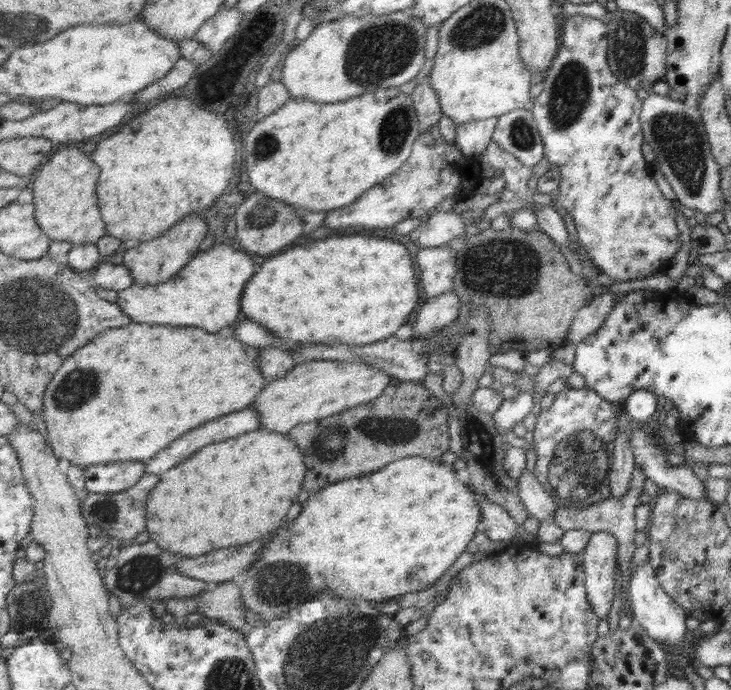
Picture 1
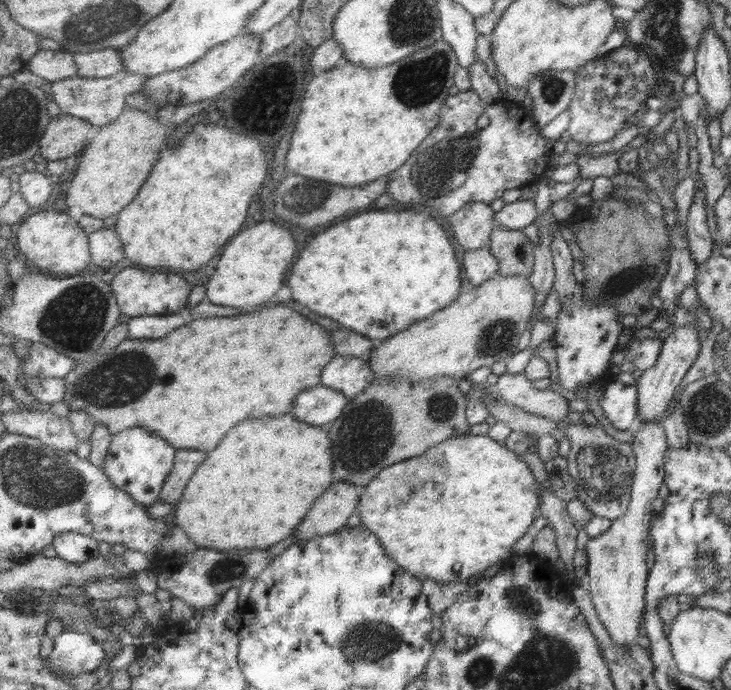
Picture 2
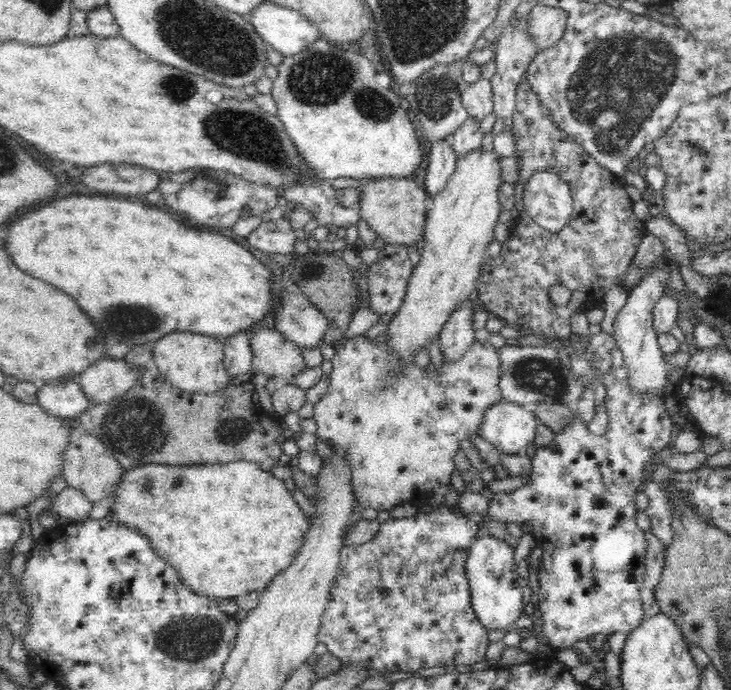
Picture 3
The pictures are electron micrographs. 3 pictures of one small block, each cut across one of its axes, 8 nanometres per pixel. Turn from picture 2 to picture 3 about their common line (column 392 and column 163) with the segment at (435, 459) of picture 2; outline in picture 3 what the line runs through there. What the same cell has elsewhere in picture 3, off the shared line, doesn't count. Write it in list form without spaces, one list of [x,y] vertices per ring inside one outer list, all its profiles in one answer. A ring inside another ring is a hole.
[[[239,461],[226,465],[206,465],[198,466],[172,466],[164,464],[148,464],[148,466],[140,466],[140,468],[132,468],[126,470],[126,474],[122,476],[122,482],[116,488],[116,494],[112,496],[112,506],[110,518],[116,519],[138,529],[142,534],[148,535],[150,541],[153,542],[154,549],[158,554],[166,559],[181,574],[182,581],[198,595],[205,595],[214,599],[235,599],[237,596],[247,596],[252,592],[264,593],[267,586],[278,576],[284,572],[288,566],[294,564],[294,560],[298,556],[298,552],[302,550],[302,546],[306,542],[306,534],[312,528],[309,516],[298,506],[298,502],[294,500],[292,491],[286,488],[283,480],[275,478],[271,471],[262,470],[258,463]]]

